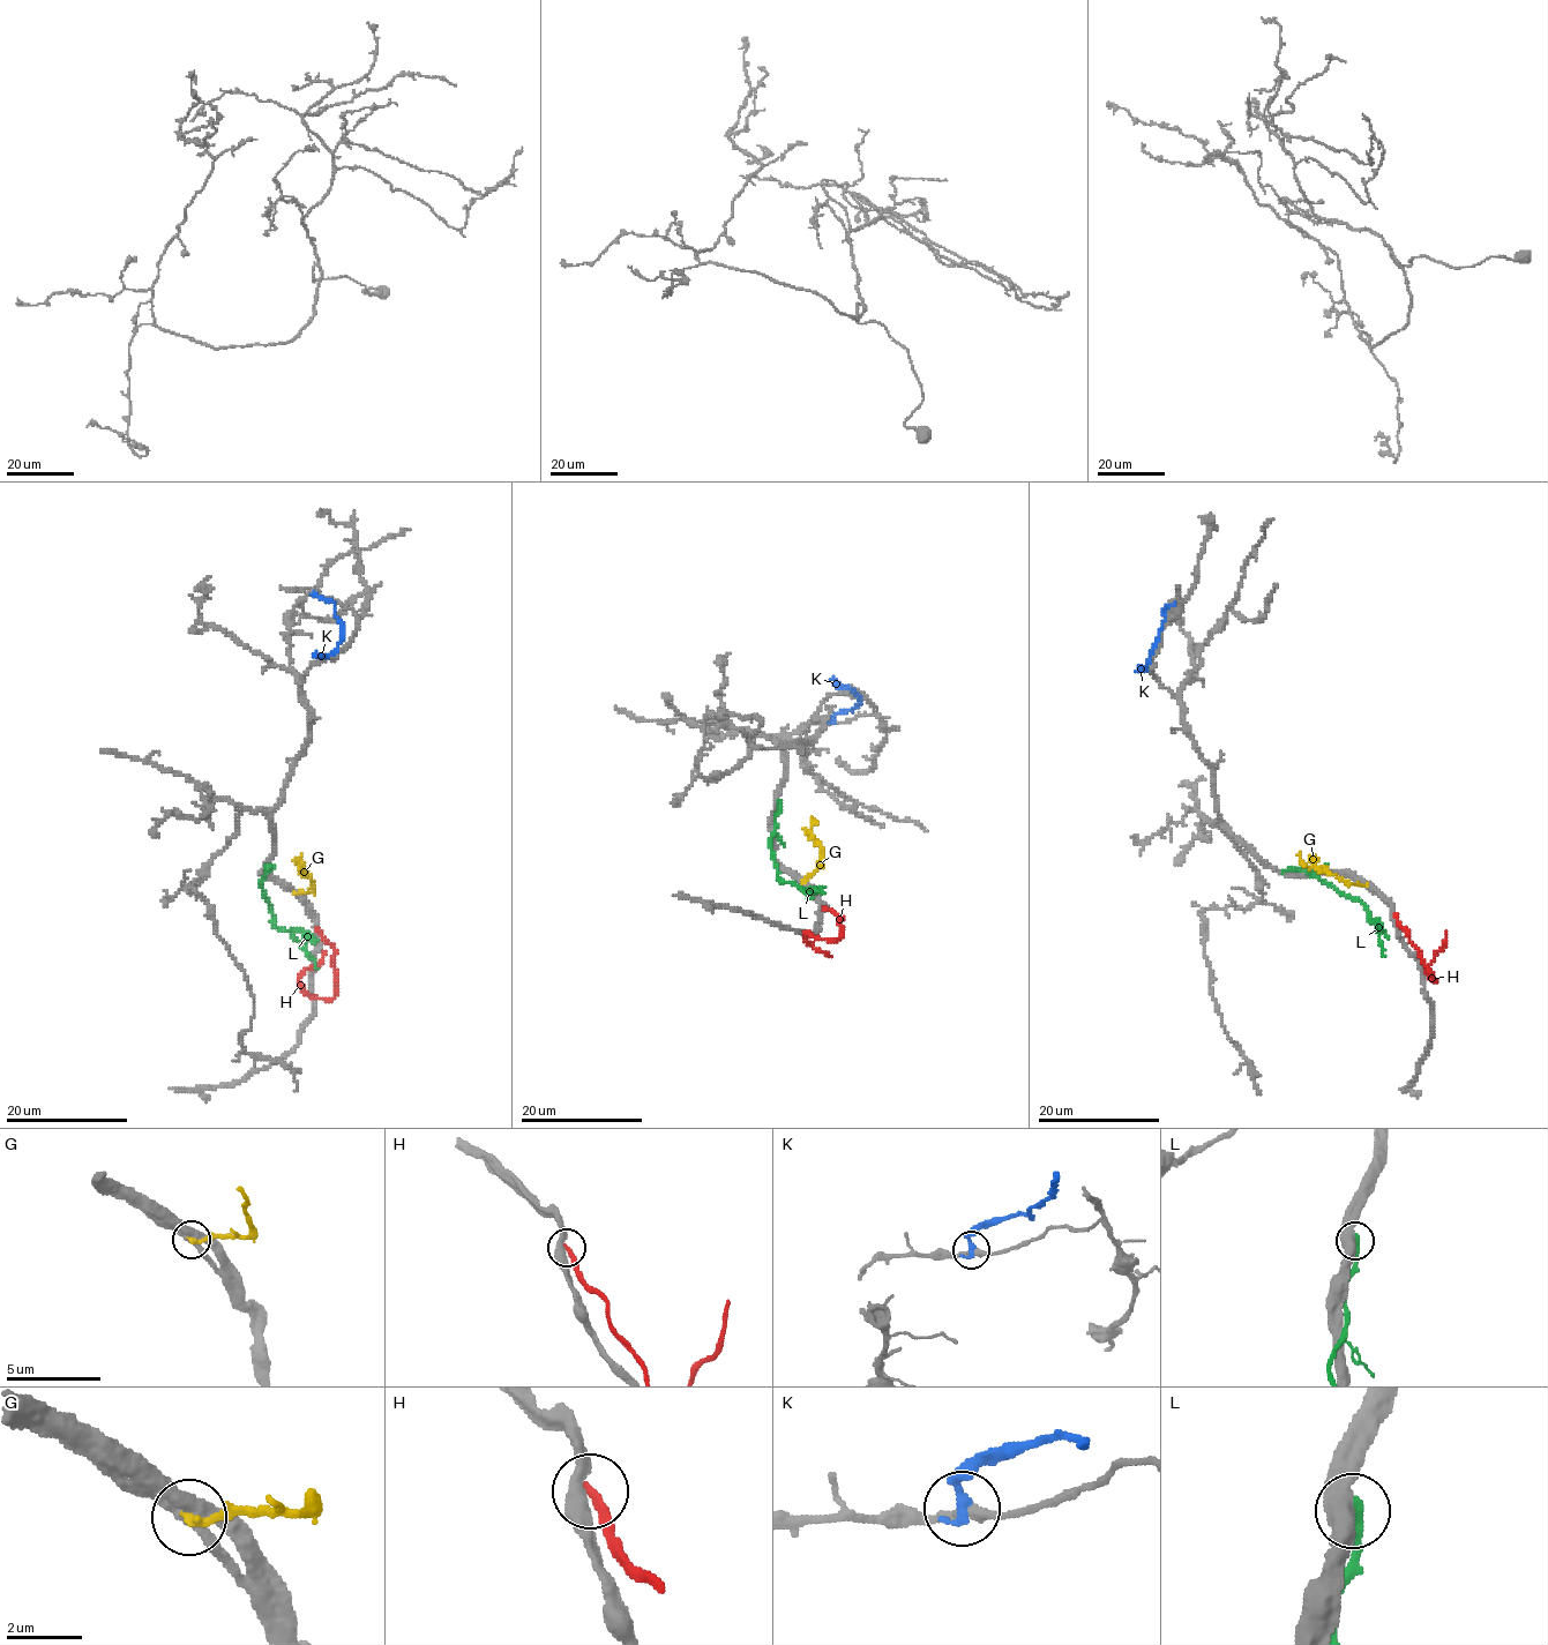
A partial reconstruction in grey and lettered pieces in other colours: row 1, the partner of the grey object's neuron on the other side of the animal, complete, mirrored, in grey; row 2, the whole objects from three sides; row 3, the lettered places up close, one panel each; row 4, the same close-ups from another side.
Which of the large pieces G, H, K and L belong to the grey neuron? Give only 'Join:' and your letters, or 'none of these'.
Join: H

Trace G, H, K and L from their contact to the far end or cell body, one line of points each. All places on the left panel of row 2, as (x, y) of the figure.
G: (294, 892), (313, 890), (312, 880), (300, 869), (300, 854)
H: (316, 928), (335, 949), (336, 992), (329, 999), (311, 997), (298, 978), (316, 963), (324, 950)
K: (316, 593), (334, 605), (342, 642), (328, 656), (314, 655)
L: (268, 867), (261, 884), (269, 910), (278, 928), (301, 934), (305, 951), (318, 969)

